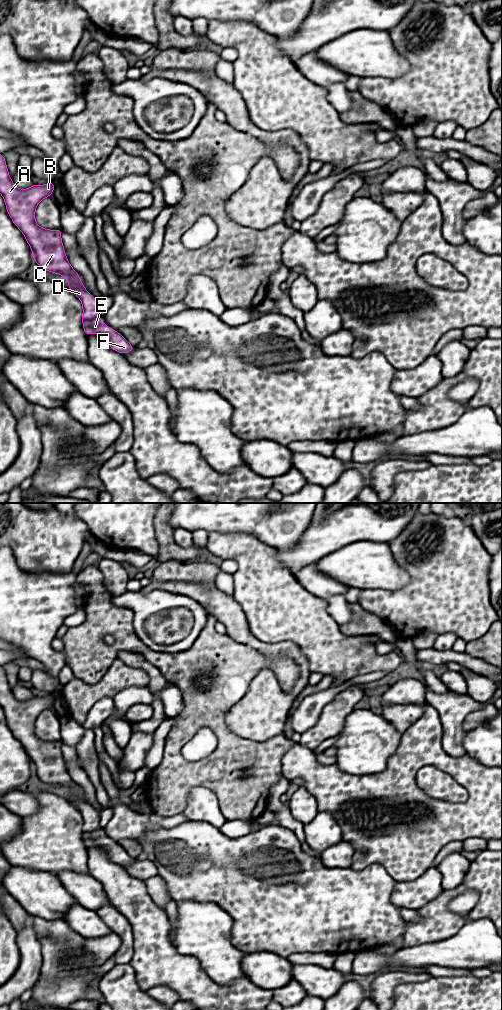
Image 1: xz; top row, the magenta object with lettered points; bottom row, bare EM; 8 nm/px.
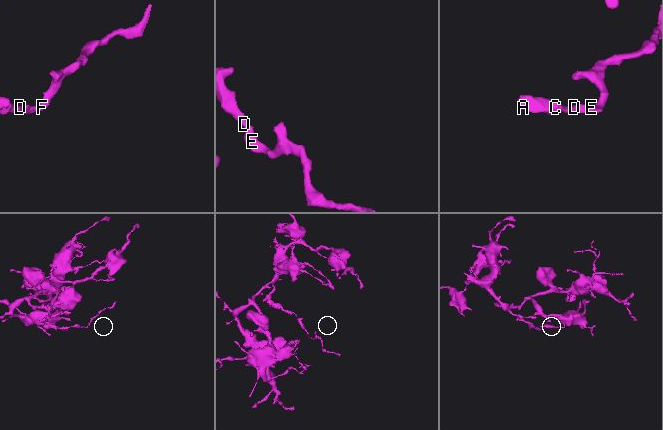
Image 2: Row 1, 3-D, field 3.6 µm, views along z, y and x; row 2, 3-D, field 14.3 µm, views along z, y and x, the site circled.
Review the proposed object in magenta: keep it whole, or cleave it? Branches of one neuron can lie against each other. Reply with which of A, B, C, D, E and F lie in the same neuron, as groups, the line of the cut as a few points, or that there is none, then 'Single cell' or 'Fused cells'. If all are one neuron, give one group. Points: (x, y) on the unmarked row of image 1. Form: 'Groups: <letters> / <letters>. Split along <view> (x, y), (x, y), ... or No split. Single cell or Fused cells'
Groups: A B C D E F. No split. Single cell

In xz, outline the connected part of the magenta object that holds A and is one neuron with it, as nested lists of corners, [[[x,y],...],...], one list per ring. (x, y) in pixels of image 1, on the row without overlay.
[[[0,665],[0,706],[4,710],[8,727],[11,729],[13,735],[23,745],[26,753],[28,754],[33,767],[33,772],[45,783],[53,784],[55,786],[63,787],[68,792],[68,799],[74,803],[76,808],[81,812],[83,819],[82,835],[84,845],[101,846],[108,855],[109,859],[121,866],[126,866],[135,861],[135,858],[128,855],[124,848],[116,842],[107,839],[103,832],[99,830],[99,816],[95,809],[89,806],[80,793],[79,785],[77,785],[70,777],[65,761],[62,756],[61,746],[62,742],[48,742],[40,739],[35,734],[35,722],[41,712],[52,707],[56,697],[53,694],[48,694],[46,697],[33,696],[31,700],[18,701],[9,688],[6,678],[6,672],[3,666]]]

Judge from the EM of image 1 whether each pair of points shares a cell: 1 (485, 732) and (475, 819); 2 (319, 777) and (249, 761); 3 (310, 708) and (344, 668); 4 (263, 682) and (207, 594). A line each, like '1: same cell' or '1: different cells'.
1: different cells
2: different cells
3: different cells
4: same cell

